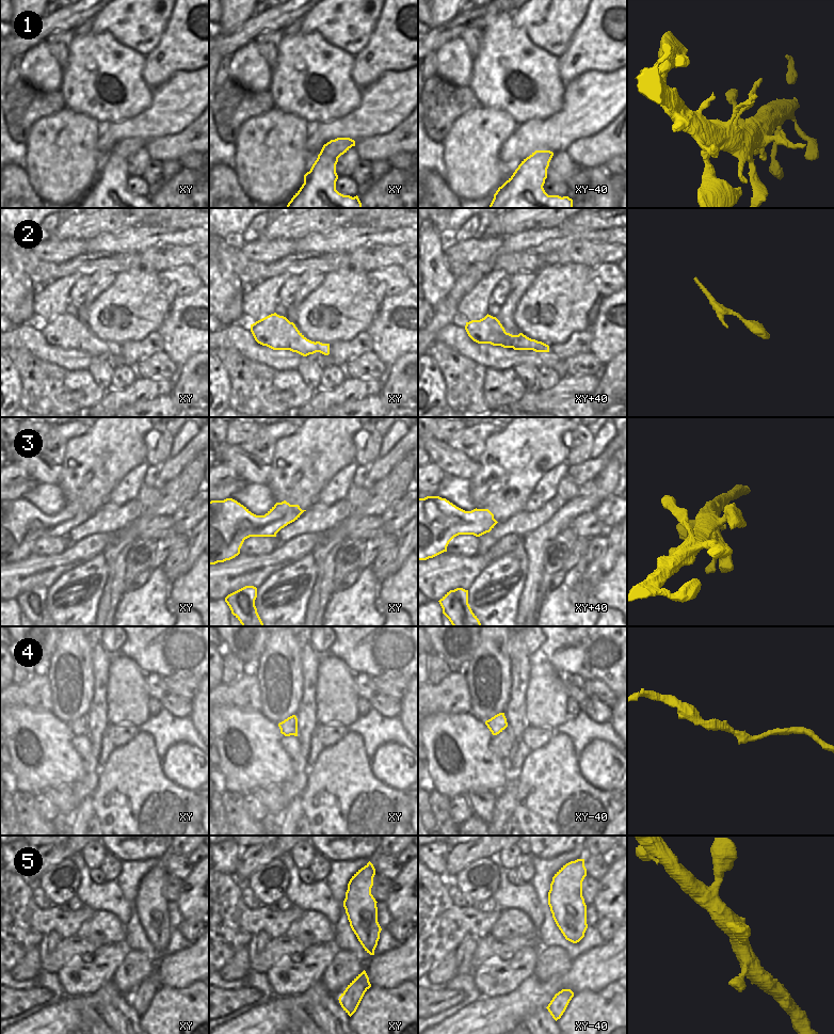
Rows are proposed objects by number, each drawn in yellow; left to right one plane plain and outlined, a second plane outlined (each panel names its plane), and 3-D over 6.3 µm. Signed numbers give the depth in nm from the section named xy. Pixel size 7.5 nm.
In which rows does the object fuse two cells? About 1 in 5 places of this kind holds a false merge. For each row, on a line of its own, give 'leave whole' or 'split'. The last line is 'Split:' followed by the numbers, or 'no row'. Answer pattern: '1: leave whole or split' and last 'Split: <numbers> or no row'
1: leave whole
2: split
3: leave whole
4: leave whole
5: leave whole
Split: 2

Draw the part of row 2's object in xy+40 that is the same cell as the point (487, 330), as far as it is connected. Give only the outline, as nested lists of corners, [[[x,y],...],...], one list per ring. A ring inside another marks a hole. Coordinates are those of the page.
[[[488,314],[480,320],[466,322],[465,330],[468,336],[478,344],[491,344],[493,346],[512,348],[502,344],[500,336],[506,335],[507,332],[500,321]]]

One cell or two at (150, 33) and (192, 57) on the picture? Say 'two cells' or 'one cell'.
two cells

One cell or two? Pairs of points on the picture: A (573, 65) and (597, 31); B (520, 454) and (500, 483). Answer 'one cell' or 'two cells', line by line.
A: one cell
B: one cell

